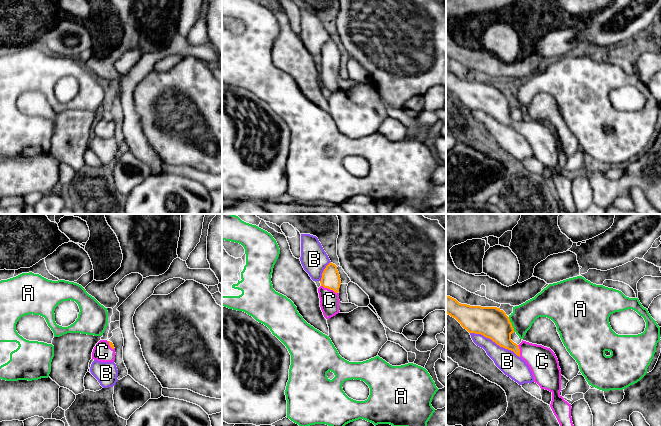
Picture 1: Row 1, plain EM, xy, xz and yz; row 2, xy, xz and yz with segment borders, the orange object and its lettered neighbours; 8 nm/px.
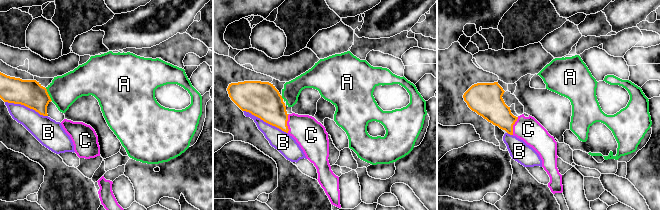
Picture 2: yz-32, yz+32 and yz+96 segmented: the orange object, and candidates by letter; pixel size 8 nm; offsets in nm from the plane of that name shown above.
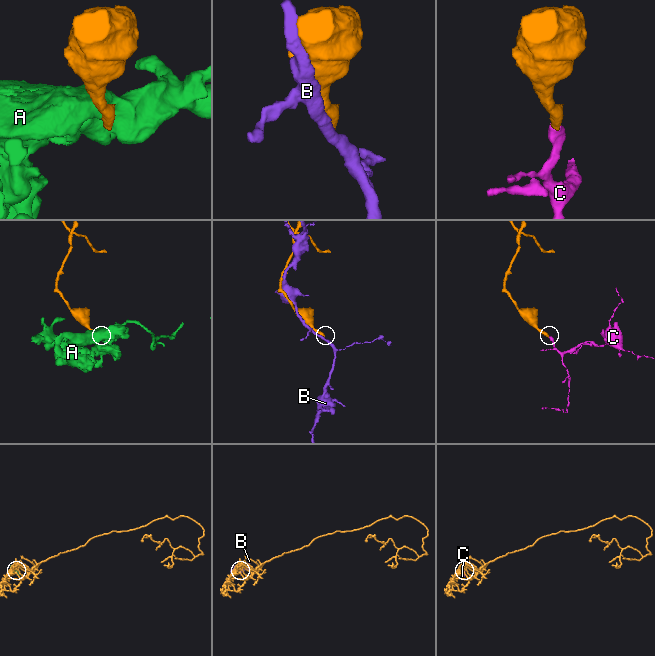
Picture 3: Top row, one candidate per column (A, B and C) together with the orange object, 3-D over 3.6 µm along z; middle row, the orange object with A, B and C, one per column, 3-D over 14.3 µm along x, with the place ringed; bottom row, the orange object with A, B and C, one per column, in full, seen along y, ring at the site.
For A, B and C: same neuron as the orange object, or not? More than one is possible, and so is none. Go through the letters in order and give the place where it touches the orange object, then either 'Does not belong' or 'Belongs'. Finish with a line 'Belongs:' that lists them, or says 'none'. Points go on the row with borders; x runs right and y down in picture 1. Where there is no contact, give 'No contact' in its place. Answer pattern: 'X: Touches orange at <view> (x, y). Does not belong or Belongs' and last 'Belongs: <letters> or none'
A: Touches orange at yz (511, 324). Does not belong
B: Touches orange at yz (495, 342). Does not belong
C: Touches orange at xz (329, 288). Belongs
Belongs: C

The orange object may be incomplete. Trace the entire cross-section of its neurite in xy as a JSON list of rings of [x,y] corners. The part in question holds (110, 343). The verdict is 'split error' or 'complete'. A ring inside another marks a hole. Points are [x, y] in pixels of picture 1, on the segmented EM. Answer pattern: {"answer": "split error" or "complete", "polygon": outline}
{"answer": "split error", "polygon": [[[100,340],[93,349],[92,359],[100,362],[114,362],[115,348],[112,342]]]}

